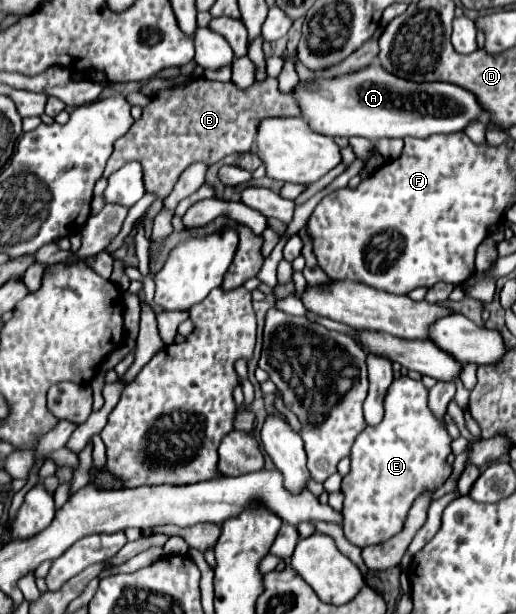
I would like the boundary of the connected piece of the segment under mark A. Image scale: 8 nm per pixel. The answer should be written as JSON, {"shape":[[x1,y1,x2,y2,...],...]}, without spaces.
{"shape":[[379,64,367,66,333,80,297,84,293,96,303,110,301,118,311,130,327,136,379,138,427,138,431,134,463,132,473,120,481,120,485,108,475,94,449,82,411,82,385,72]]}

